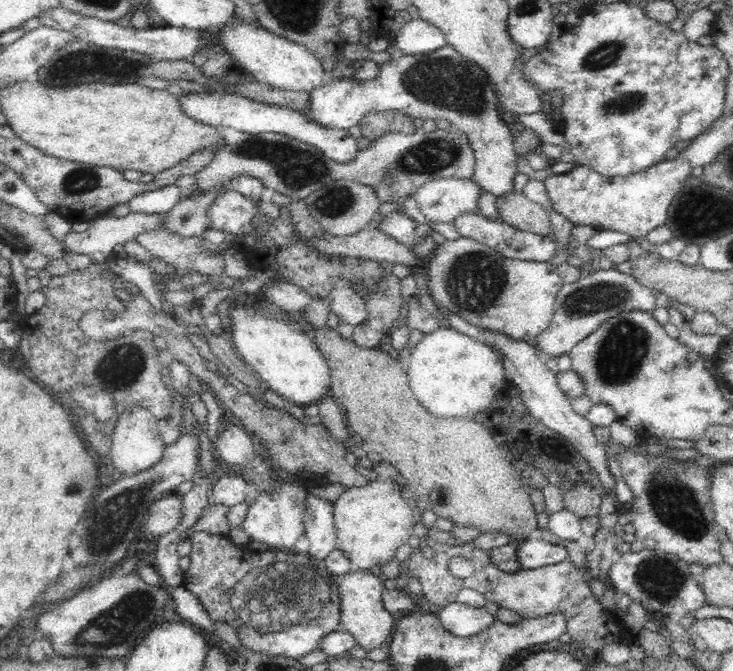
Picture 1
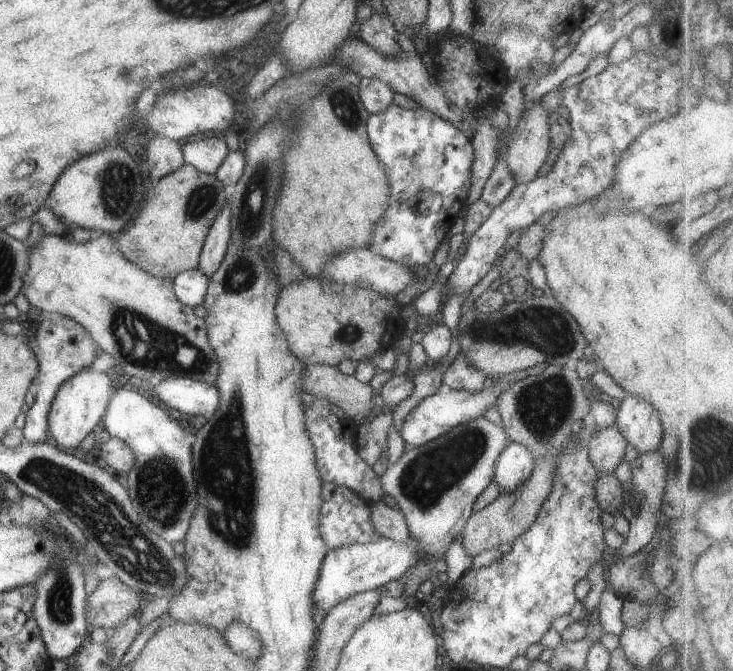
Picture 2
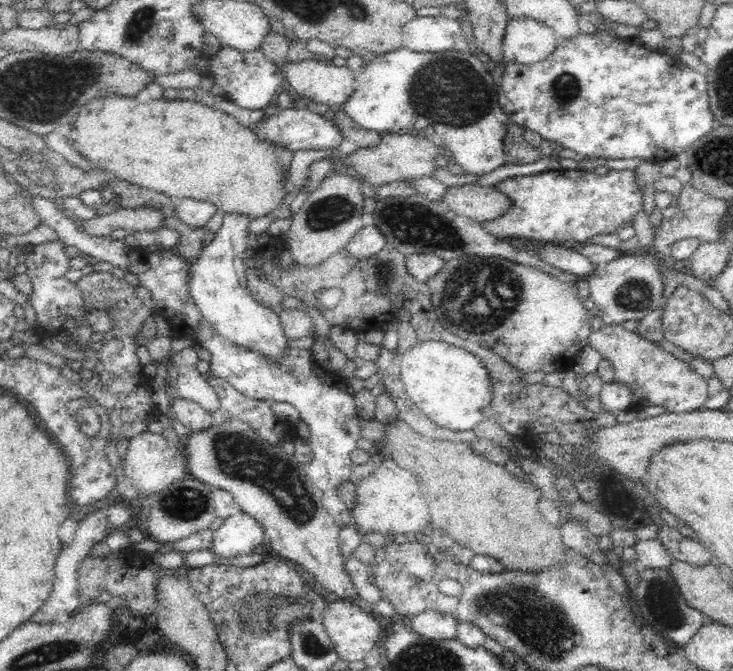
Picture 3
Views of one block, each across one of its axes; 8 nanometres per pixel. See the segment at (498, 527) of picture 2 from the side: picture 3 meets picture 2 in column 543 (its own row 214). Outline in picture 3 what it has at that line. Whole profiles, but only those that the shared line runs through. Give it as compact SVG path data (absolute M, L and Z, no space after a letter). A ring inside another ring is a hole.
M478 184L456 185L455 187L447 186L446 192L442 195L444 195L444 198L440 200L440 204L445 202L450 210L453 210L459 215L473 218L479 223L500 218L502 214L508 212L508 208L513 203L504 193L496 189L496 187L486 187Z

